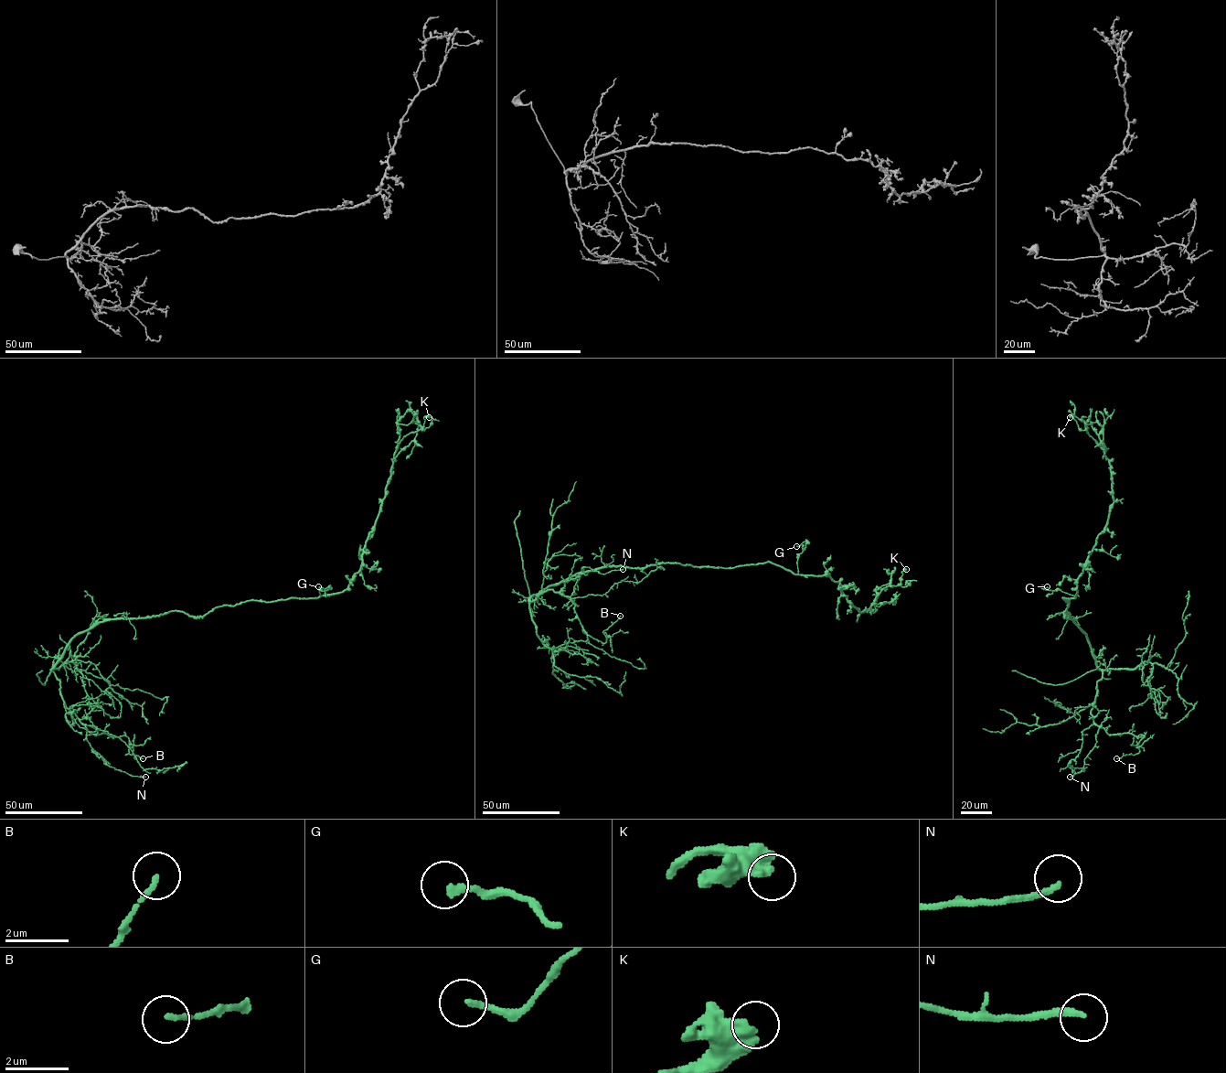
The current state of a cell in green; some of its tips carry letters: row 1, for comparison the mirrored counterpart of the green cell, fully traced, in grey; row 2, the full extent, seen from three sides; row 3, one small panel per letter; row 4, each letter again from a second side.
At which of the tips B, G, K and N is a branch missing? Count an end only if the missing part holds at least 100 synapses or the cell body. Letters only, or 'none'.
none

